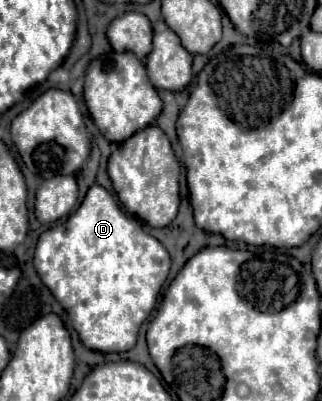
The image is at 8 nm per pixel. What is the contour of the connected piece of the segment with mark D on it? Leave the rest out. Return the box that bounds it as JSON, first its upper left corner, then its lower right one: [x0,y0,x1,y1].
[33,184,171,352]

